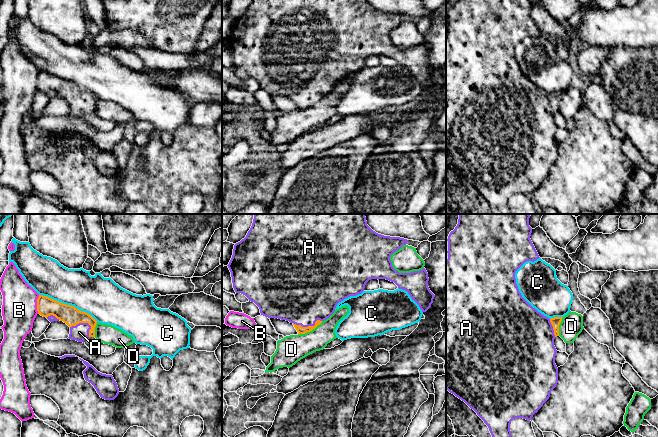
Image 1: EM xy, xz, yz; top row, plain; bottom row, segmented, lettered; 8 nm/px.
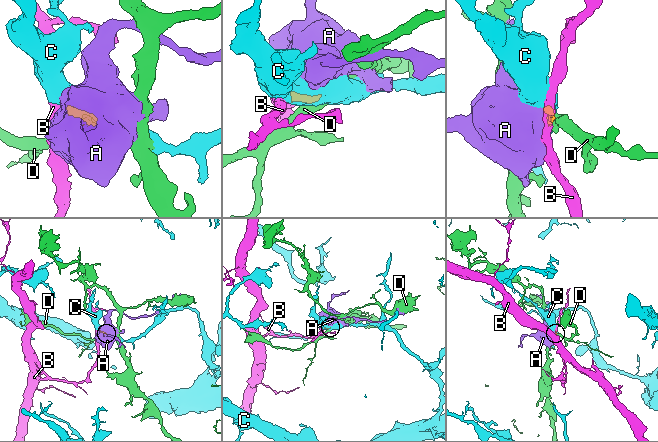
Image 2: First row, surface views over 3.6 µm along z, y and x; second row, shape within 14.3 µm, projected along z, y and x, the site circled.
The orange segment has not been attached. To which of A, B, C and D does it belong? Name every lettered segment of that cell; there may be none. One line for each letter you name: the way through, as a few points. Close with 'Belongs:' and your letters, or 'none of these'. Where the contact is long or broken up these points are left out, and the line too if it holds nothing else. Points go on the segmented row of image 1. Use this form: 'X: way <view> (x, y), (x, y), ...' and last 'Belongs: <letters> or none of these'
Belongs: A

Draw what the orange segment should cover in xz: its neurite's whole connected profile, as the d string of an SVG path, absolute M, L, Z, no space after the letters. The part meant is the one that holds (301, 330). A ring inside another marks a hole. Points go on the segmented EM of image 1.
M254 214L250 230L244 239L234 245L227 266L235 292L254 302L261 315L289 321L298 334L305 334L329 318L339 302L361 294L371 279L394 282L399 289L408 292L422 312L426 312L435 297L428 287L426 269L399 273L390 260L391 255L407 242L404 238L376 233L367 225L365 214Z

